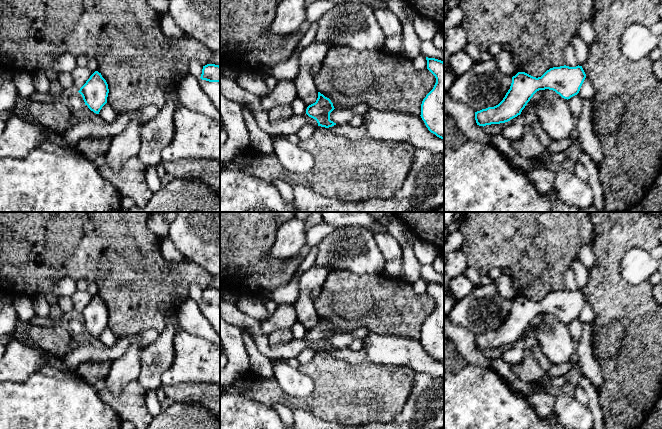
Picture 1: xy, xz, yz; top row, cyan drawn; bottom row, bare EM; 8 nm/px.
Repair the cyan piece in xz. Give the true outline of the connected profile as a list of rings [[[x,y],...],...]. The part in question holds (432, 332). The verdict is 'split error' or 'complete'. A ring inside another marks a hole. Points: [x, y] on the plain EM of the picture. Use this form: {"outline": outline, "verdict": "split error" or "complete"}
{"outline": [[[428,281],[426,284],[436,307],[422,325],[420,340],[428,354],[444,364],[444,286]]], "verdict": "complete"}

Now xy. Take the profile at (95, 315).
{"outline": [[[95,295],[78,316],[82,319],[85,329],[94,337],[99,338],[107,327],[109,313],[101,297]]], "verdict": "complete"}

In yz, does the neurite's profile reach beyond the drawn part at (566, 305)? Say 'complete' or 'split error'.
complete

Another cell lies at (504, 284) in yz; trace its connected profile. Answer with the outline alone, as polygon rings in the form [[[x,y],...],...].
[[[502,273],[494,280],[494,285],[500,295],[508,300],[515,300],[518,297],[518,290],[514,288],[512,279],[505,273]]]

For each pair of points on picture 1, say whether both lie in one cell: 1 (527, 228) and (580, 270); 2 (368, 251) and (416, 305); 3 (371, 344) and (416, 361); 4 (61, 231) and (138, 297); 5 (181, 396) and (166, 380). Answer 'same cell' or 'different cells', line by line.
1: different cells
2: different cells
3: same cell
4: same cell
5: different cells

